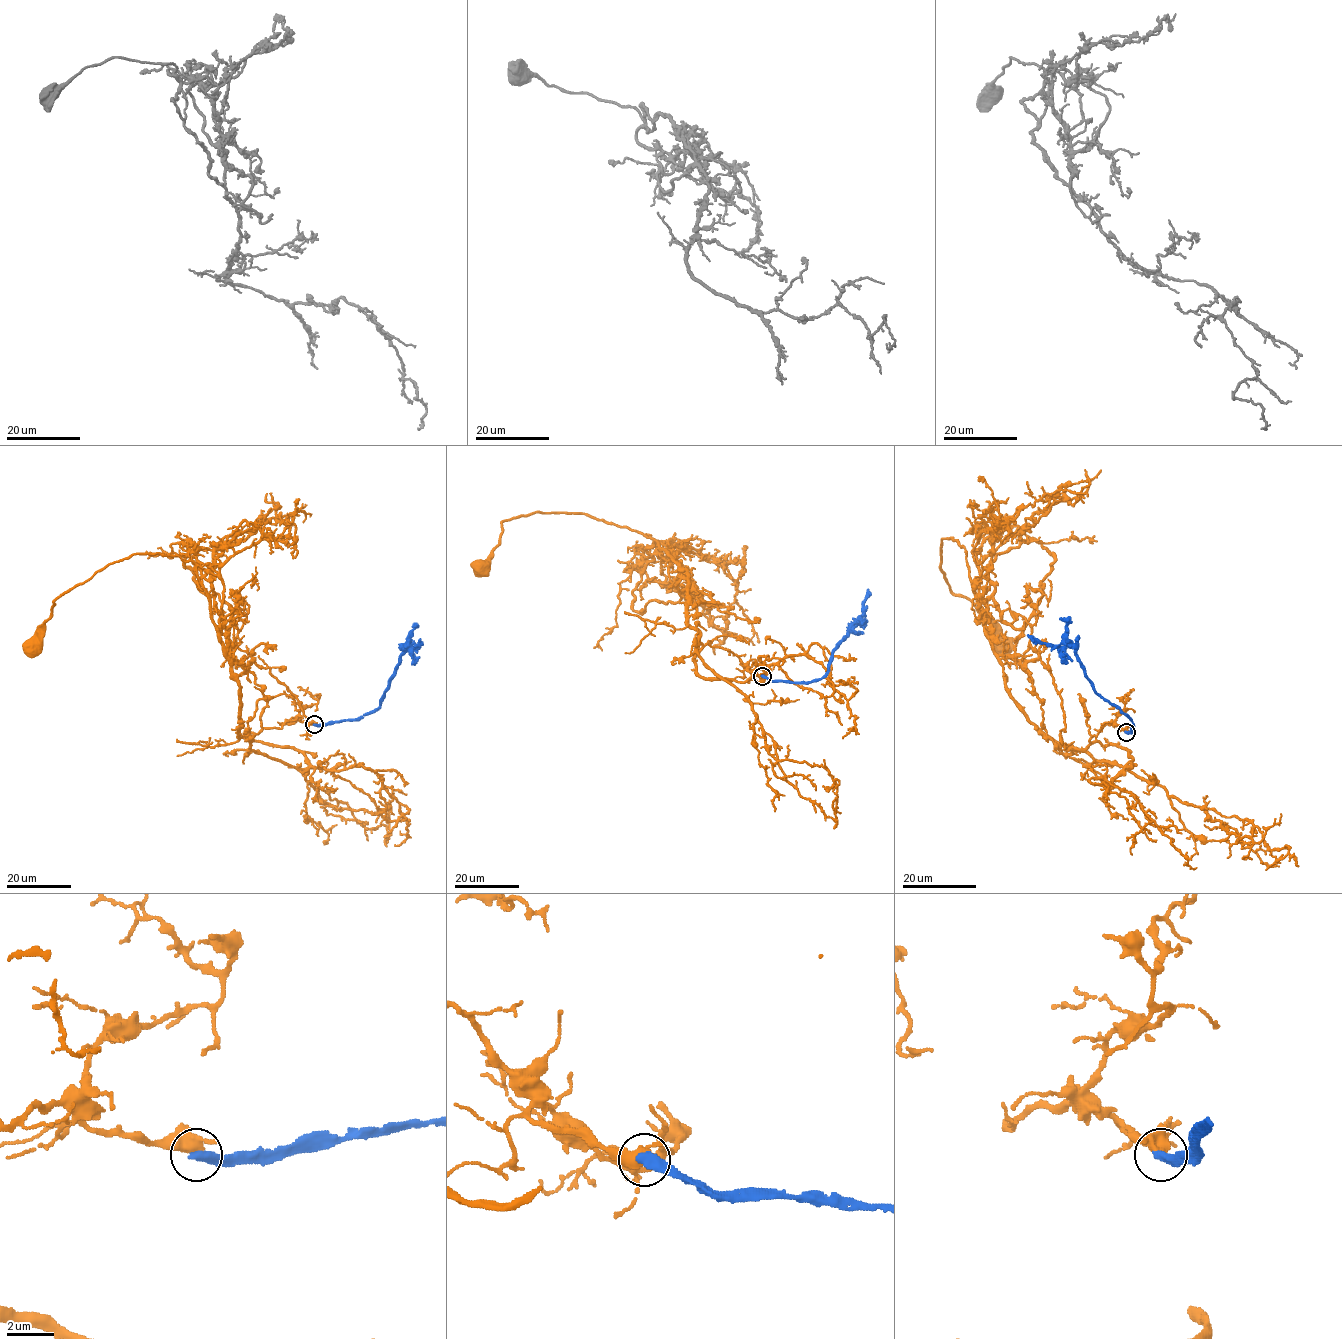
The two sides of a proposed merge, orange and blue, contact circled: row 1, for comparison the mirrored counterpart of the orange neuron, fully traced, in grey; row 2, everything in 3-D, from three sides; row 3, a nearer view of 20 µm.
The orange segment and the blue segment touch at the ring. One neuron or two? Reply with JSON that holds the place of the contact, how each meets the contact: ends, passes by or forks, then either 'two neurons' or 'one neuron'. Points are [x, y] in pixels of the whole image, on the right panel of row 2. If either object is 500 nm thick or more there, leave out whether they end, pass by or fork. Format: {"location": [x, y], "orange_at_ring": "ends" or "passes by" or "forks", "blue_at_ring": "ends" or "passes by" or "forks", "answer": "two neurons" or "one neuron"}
{"location": [1126, 732], "orange_at_ring": "passes by", "blue_at_ring": "ends", "answer": "two neurons"}

